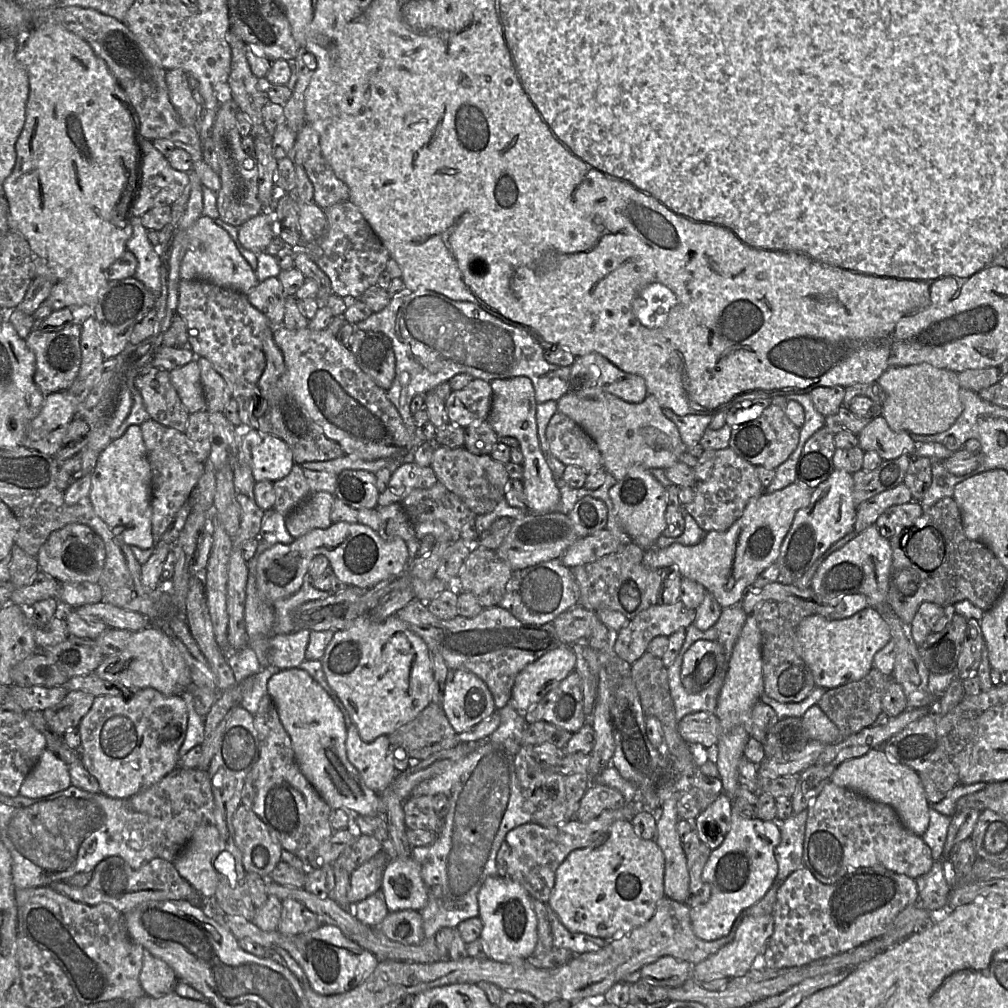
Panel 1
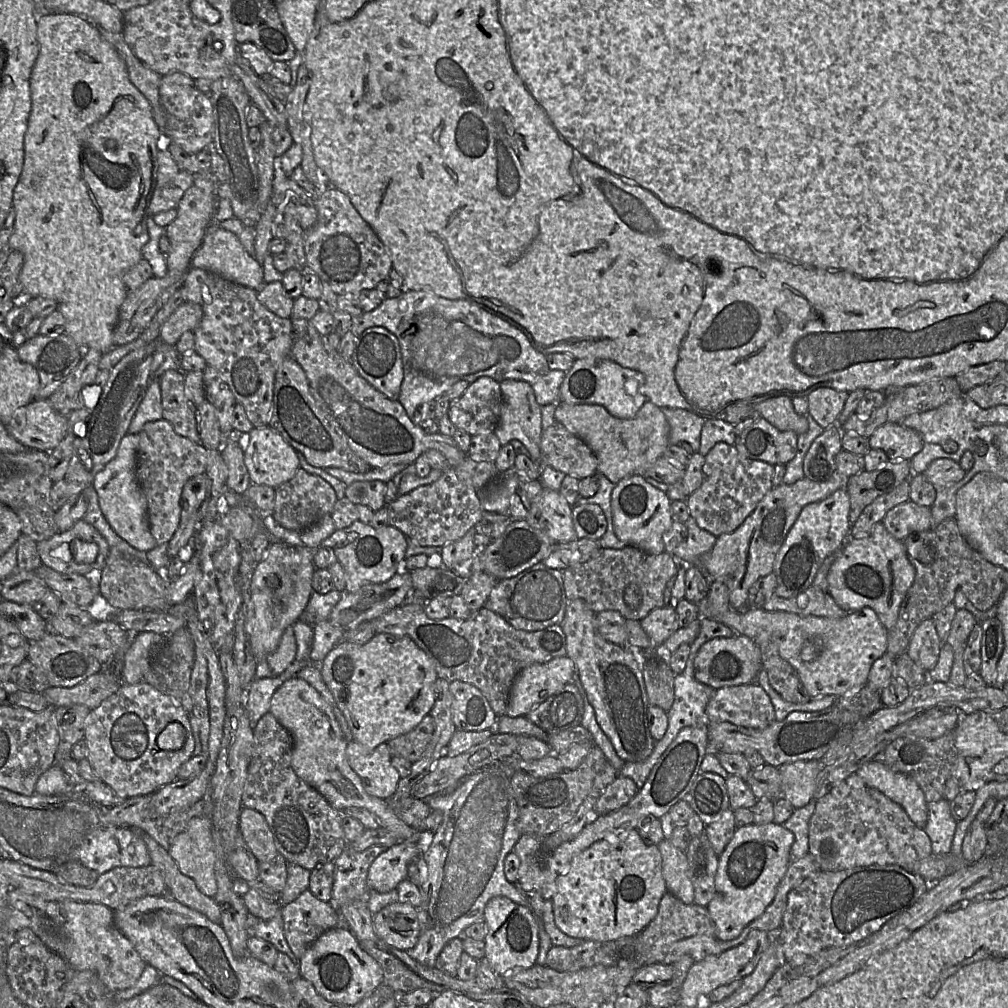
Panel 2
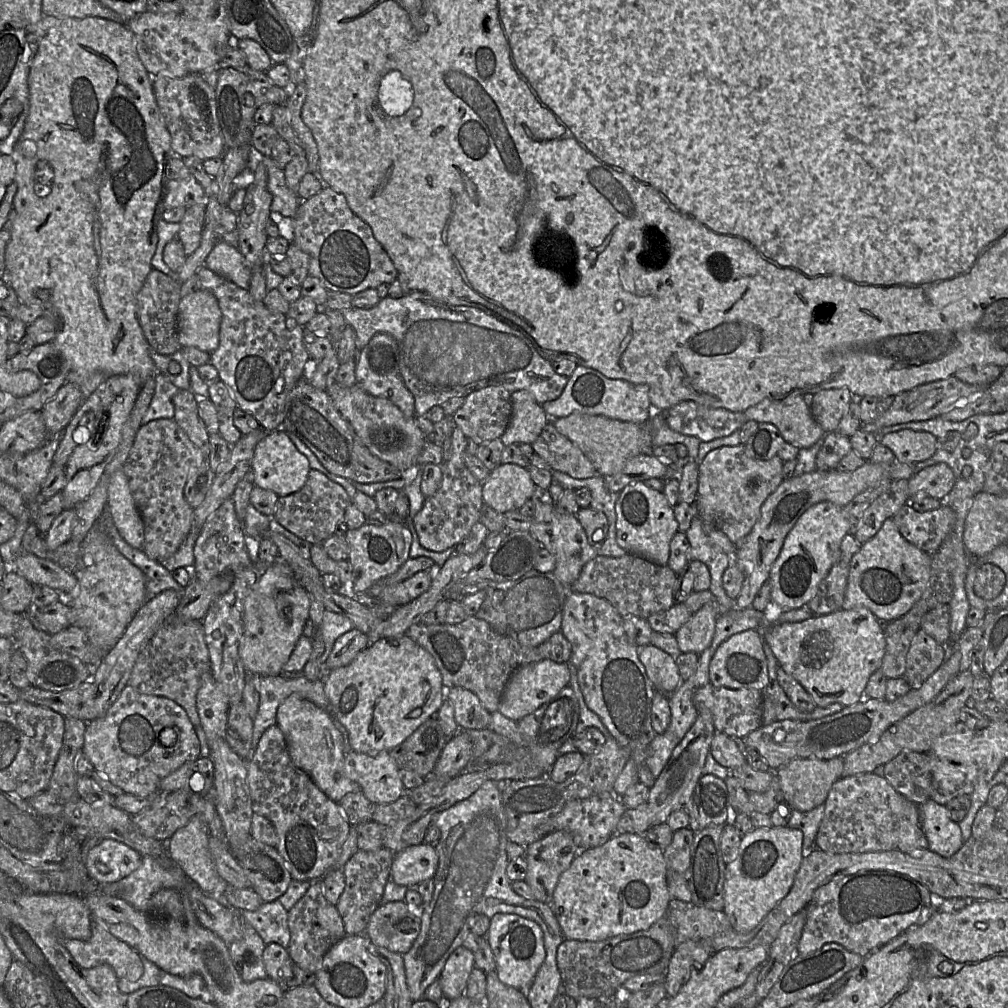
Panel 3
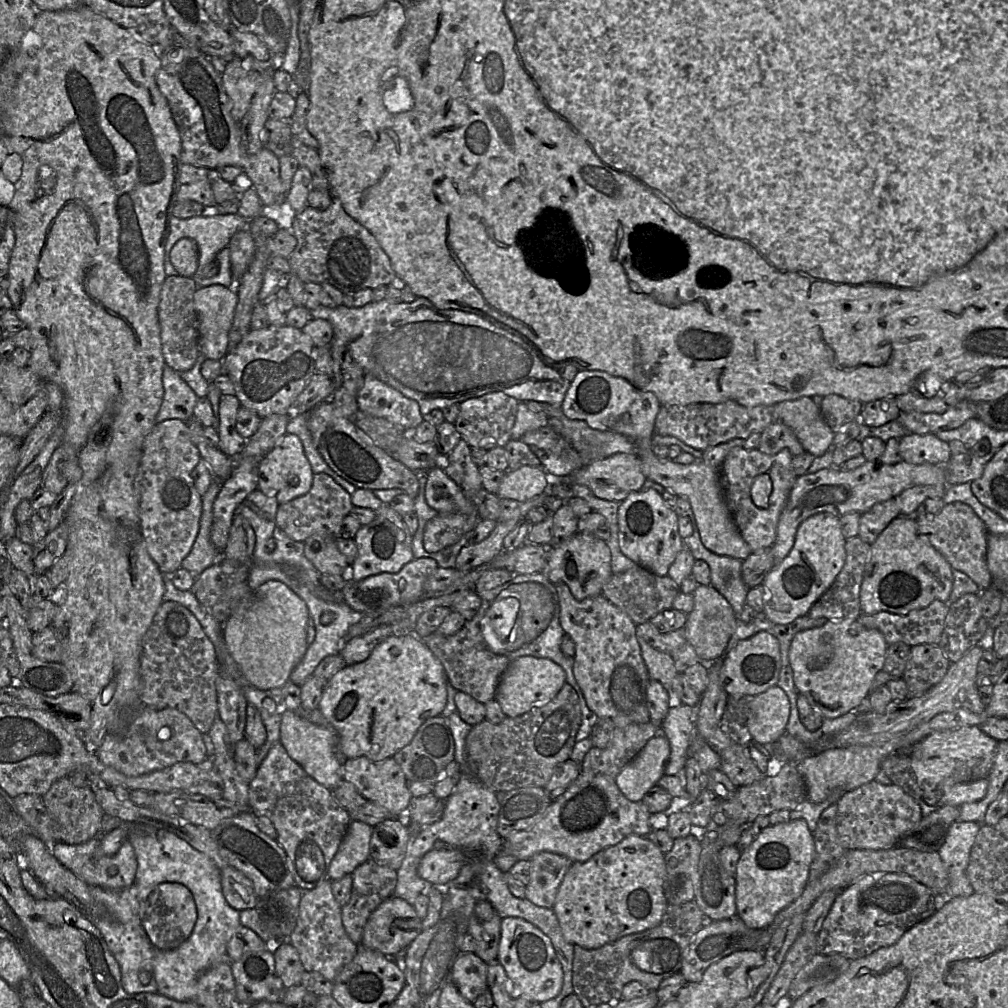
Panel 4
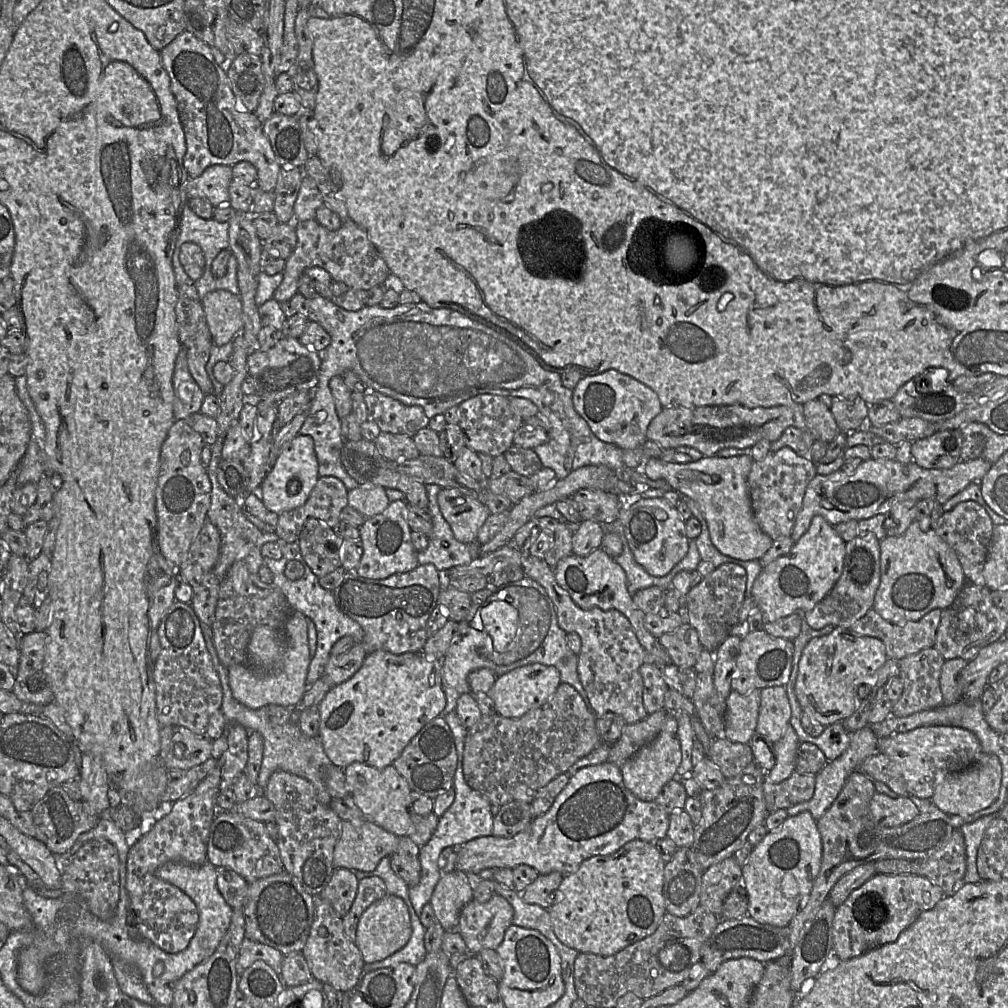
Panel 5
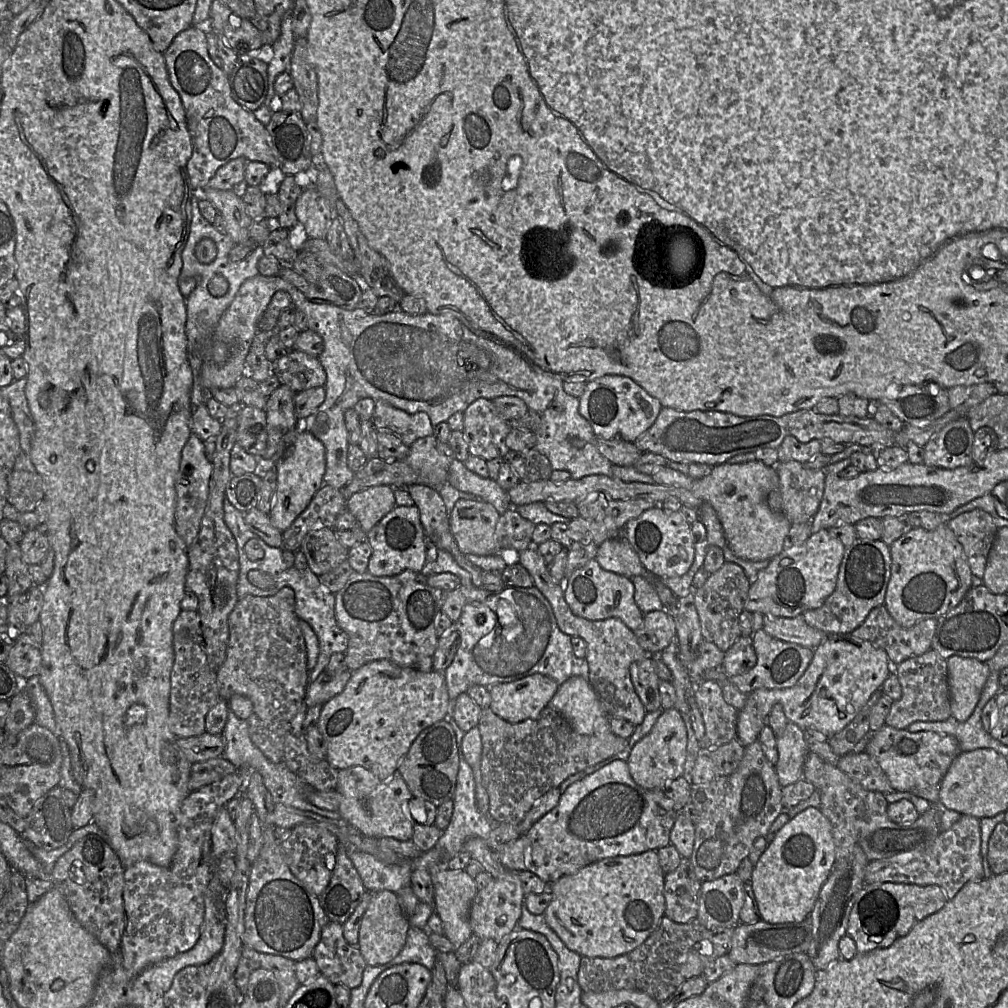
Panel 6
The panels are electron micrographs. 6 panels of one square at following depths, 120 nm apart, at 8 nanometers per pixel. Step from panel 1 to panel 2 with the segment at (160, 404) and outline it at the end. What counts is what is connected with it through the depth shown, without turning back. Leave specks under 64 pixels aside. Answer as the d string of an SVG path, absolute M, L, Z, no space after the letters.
M167 370L159 377L162 419L168 421L178 435L200 444L196 423L197 406L187 398L184 375L185 372L180 370Z

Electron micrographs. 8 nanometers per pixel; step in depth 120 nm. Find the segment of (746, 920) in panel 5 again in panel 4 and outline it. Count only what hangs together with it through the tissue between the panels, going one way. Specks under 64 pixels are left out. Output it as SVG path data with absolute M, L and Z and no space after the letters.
M738 917L713 920L693 937L684 958L680 973L687 983L695 983L701 980L706 969L713 963L741 950L762 950L767 947L771 940L771 934L763 929L752 929Z

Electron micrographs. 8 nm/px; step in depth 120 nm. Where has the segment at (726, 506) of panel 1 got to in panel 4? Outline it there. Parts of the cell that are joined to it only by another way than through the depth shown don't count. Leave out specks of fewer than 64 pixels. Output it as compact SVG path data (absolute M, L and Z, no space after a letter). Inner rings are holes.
M734 447L725 457L719 467L723 495L731 516L745 542L752 553L771 548L777 535L779 517L787 505L790 492L799 476L792 467L793 455L788 449L782 449L777 454L764 454L758 449ZM758 475L769 475L772 482L772 492L769 506L766 509L758 508L751 498L751 486Z

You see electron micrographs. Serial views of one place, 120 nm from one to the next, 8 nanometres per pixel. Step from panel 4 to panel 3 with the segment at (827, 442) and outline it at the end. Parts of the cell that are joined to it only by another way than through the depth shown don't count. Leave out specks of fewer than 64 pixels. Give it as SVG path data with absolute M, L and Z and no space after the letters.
M803 395L764 401L747 408L743 413L748 420L772 423L778 428L783 439L798 449L813 446L826 434L813 418Z

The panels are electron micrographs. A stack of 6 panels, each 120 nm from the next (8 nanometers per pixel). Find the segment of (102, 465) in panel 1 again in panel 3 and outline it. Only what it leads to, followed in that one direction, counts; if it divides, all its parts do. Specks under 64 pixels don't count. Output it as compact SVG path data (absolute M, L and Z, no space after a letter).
M123 469L111 475L107 495L107 514L119 534L131 547L143 549L144 523Z

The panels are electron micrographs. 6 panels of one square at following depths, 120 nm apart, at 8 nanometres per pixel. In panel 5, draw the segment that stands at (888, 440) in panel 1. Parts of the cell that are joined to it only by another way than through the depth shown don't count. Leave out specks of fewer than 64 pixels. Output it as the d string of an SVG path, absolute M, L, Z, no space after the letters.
M959 428L937 431L911 444L913 462L926 469L951 468L961 461L964 436Z

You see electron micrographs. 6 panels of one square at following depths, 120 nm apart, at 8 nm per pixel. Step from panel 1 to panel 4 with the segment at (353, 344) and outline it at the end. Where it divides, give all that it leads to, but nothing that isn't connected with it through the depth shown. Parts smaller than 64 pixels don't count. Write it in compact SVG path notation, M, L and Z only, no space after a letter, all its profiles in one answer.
M369 373L365 374L363 385L357 393L357 404L358 410L387 419L404 433L412 433L424 420L415 400Z

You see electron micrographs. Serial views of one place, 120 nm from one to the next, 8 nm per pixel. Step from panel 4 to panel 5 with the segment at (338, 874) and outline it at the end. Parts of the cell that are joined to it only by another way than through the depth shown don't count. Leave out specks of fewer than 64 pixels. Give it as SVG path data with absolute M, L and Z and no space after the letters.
M344 820L334 849L334 868L373 871L384 857L396 852L400 837L377 824Z

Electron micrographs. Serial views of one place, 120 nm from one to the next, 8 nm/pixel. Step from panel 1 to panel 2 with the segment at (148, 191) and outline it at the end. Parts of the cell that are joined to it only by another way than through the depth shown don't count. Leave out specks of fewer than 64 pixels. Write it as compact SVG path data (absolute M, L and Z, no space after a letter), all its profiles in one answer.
M166 149L160 150L157 154L157 173L148 204L148 214L155 215L162 211L176 209L184 193L192 186L193 181L194 176L185 169L178 167Z

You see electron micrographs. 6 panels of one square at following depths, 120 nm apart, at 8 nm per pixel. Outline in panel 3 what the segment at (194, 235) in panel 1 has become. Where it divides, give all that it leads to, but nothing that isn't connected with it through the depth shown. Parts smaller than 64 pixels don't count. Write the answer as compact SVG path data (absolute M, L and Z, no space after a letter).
M219 240L208 254L204 266L225 277L245 290L250 288L252 269L245 263L241 252L223 240Z

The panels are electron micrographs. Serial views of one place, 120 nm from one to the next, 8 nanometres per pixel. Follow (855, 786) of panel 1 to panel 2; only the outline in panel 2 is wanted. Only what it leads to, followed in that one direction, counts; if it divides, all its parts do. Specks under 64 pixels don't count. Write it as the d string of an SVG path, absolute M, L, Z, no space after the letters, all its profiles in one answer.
M876 760L865 763L856 774L869 786L901 805L917 827L925 827L928 819L927 802L922 789L913 779L892 771Z

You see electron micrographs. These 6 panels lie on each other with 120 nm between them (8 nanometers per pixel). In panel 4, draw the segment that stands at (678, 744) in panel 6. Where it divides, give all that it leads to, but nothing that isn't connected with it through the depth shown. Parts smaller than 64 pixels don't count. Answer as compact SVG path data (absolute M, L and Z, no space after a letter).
M659 733L651 738L638 755L616 777L616 784L623 795L632 802L641 802L645 794L665 775L664 770L671 753L669 740Z

